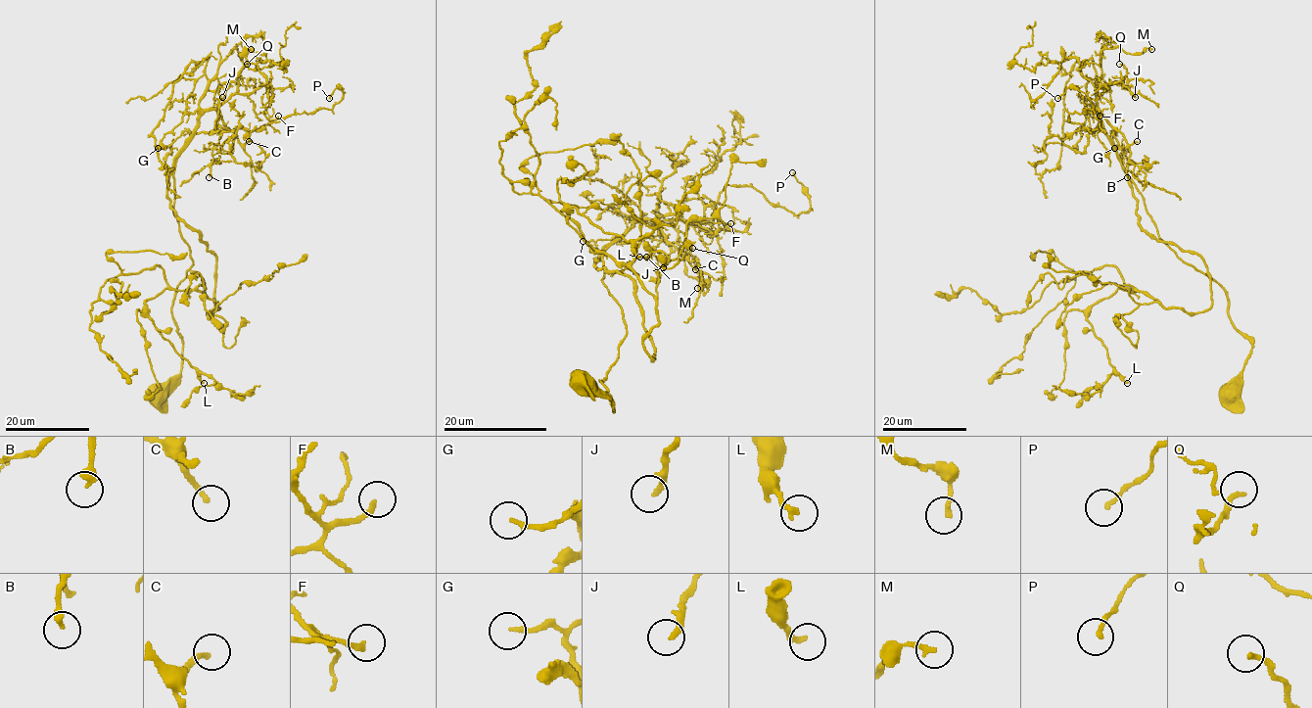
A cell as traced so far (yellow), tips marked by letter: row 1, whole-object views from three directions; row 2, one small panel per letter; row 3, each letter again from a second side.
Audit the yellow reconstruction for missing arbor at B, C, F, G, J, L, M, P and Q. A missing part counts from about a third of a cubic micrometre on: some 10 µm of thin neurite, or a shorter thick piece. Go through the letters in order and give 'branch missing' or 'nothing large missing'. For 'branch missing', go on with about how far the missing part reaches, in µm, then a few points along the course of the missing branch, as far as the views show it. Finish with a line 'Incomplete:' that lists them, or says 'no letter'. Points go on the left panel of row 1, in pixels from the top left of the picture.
B: nothing large missing
C: branch missing; about 25 µm are missing; missing branch runs (249, 141), (252, 125), (250, 146)
F: branch missing; about 20 µm are missing; missing branch runs (278, 116), (288, 114), (273, 124), (274, 133), (281, 143)
G: nothing large missing
J: branch missing; about 20 µm are missing; missing branch runs (222, 97), (220, 107), (208, 118), (203, 149), (199, 154)
L: nothing large missing
M: nothing large missing
P: nothing large missing
Q: nothing large missing
Incomplete: C, F, J

